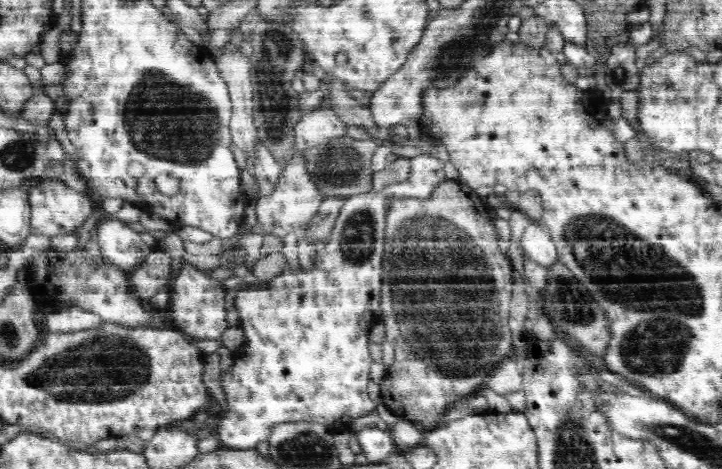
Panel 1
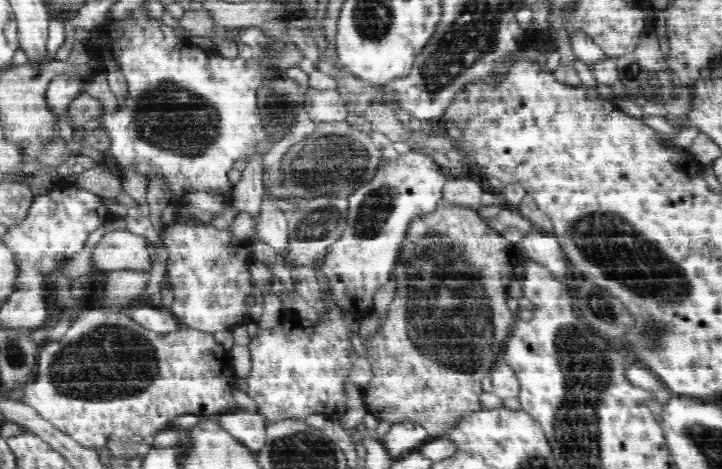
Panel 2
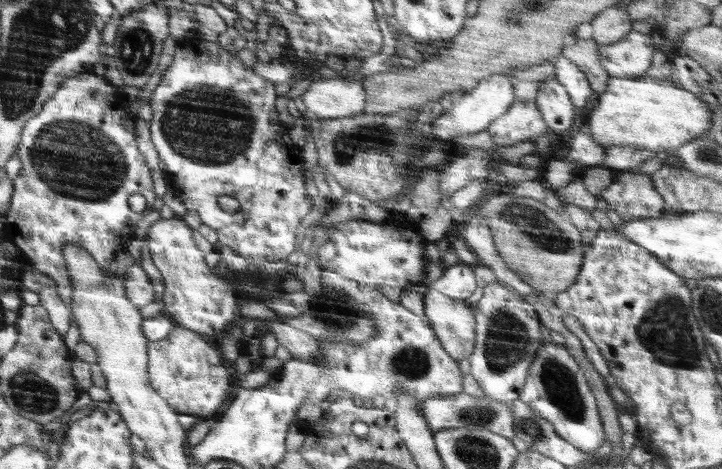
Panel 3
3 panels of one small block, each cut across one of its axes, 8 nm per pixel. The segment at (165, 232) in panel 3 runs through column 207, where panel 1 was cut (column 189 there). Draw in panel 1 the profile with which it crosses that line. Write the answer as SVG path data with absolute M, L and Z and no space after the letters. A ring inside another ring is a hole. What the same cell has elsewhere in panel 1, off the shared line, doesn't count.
M183 265L176 279L169 287L171 306L165 312L174 327L181 332L201 340L219 340L227 329L226 323L226 291L222 289L222 281L212 279L204 270L193 265Z

